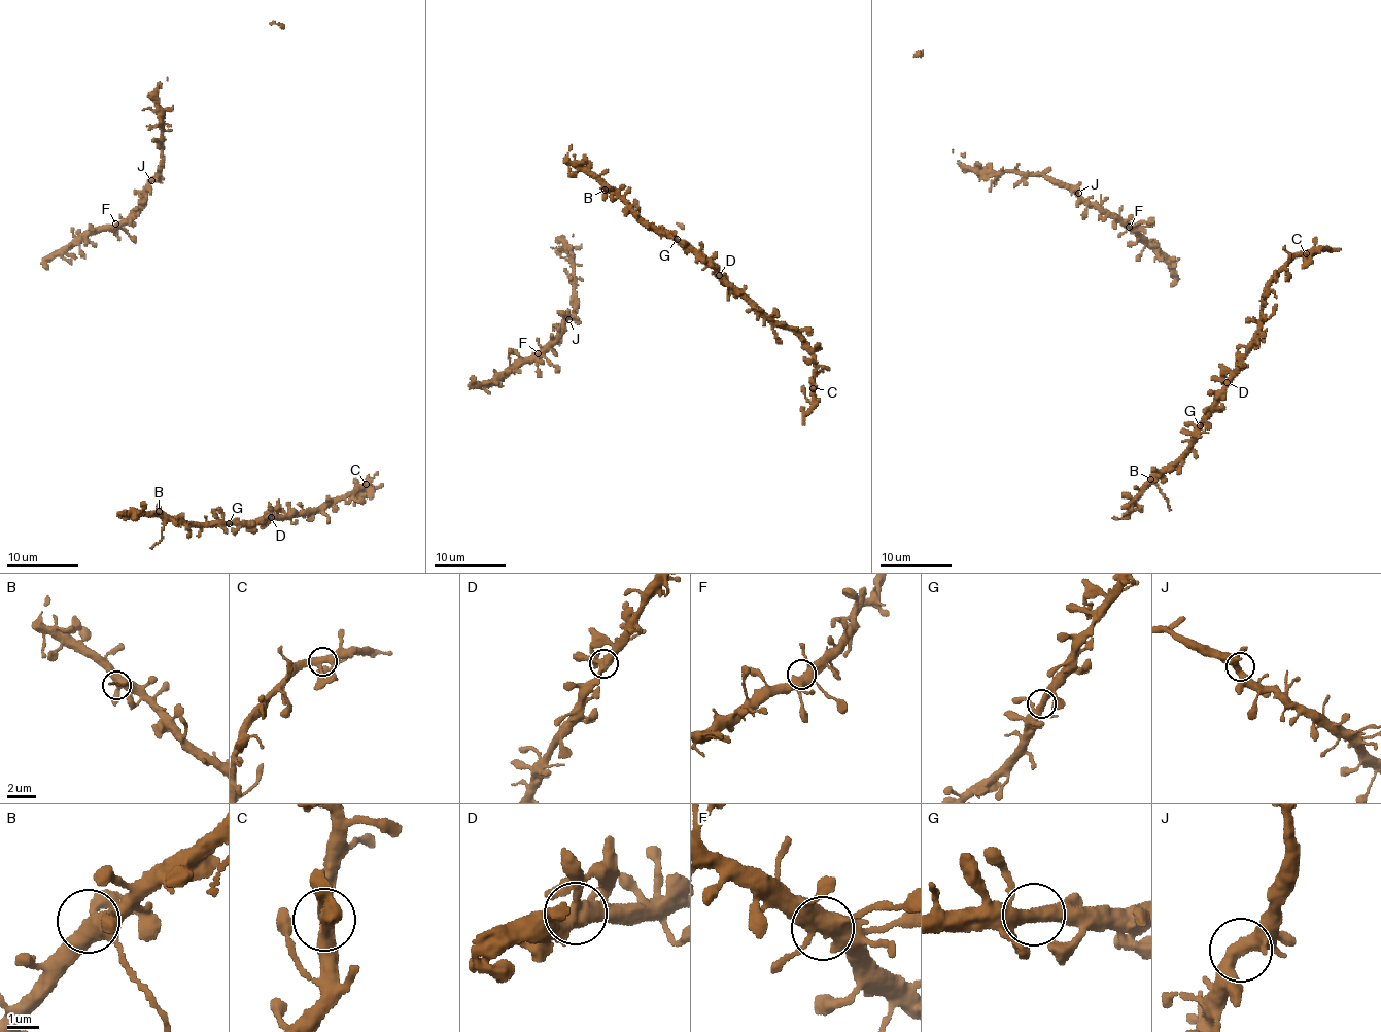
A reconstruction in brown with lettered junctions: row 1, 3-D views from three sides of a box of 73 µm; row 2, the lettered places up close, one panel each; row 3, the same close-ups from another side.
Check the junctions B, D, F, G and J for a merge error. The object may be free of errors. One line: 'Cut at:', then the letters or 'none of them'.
Cut at: none of them

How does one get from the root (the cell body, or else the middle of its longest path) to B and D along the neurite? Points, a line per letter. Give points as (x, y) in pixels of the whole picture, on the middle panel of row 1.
B: (669, 233), (655, 232), (652, 227), (642, 224), (619, 198), (605, 190)
D: (669, 233), (706, 256), (719, 275)

